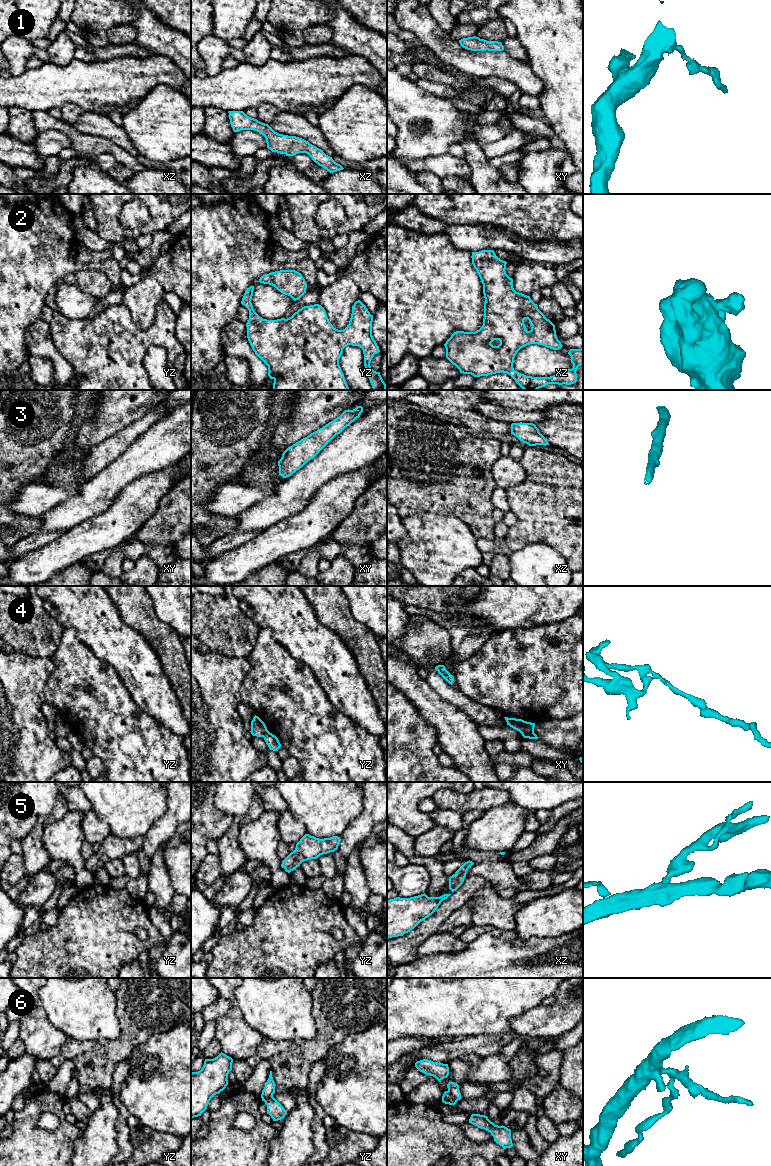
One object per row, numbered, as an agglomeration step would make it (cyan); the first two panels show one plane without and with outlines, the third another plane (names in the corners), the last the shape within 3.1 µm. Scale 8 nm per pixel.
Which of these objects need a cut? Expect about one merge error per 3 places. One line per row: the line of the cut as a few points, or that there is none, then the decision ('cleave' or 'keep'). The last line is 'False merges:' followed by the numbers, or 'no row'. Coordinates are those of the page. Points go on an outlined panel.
1: cut none; keep
2: cut none; keep
3: cut none; keep
4: cut xy (533, 732), (522, 735); cleave
5: cut none; keep
6: cut yz (272, 1094), (262, 1099); cleave
False merges: 4, 6

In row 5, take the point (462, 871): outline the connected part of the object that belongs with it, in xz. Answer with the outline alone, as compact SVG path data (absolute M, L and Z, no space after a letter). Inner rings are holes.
M472 861L465 862L452 876L449 877L449 889L456 891L464 882L467 871L474 863Z

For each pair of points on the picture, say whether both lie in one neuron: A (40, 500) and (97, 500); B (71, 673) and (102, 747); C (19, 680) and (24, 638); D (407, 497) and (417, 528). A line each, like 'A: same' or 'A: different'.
A: different
B: same
C: different
D: different

